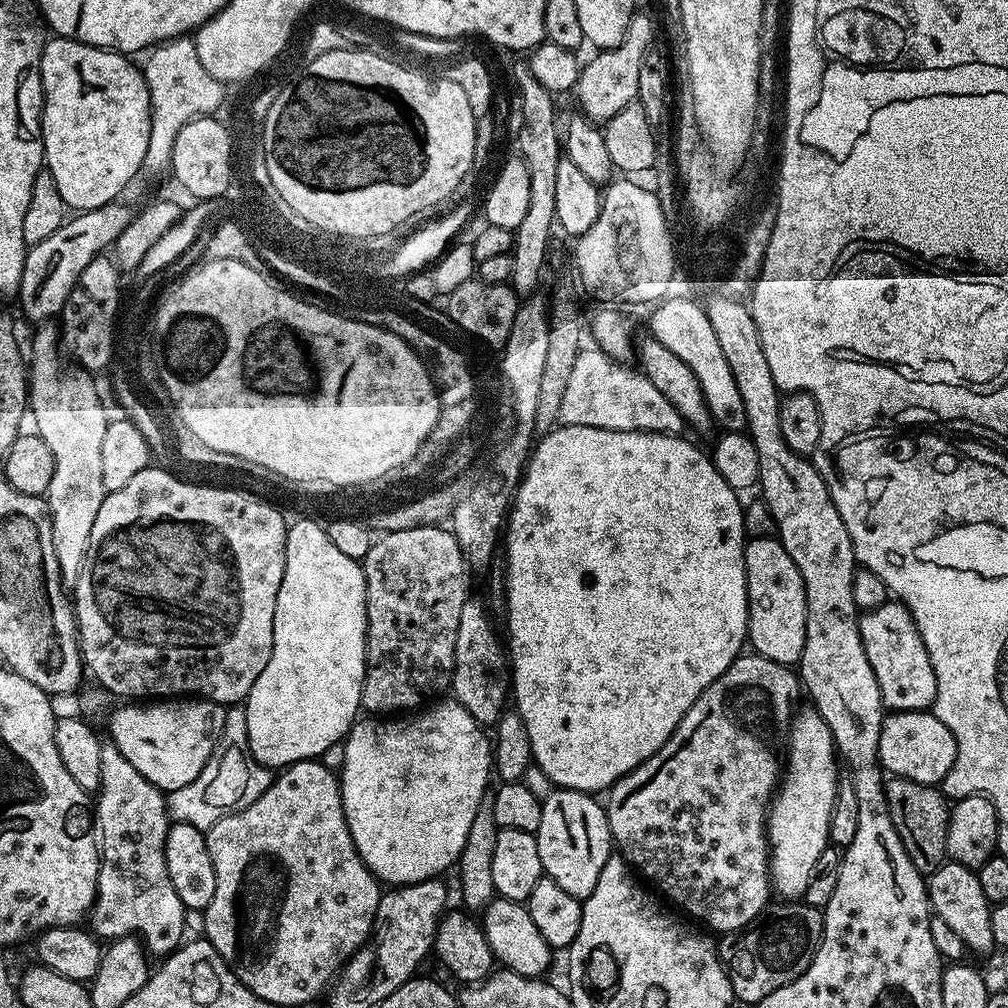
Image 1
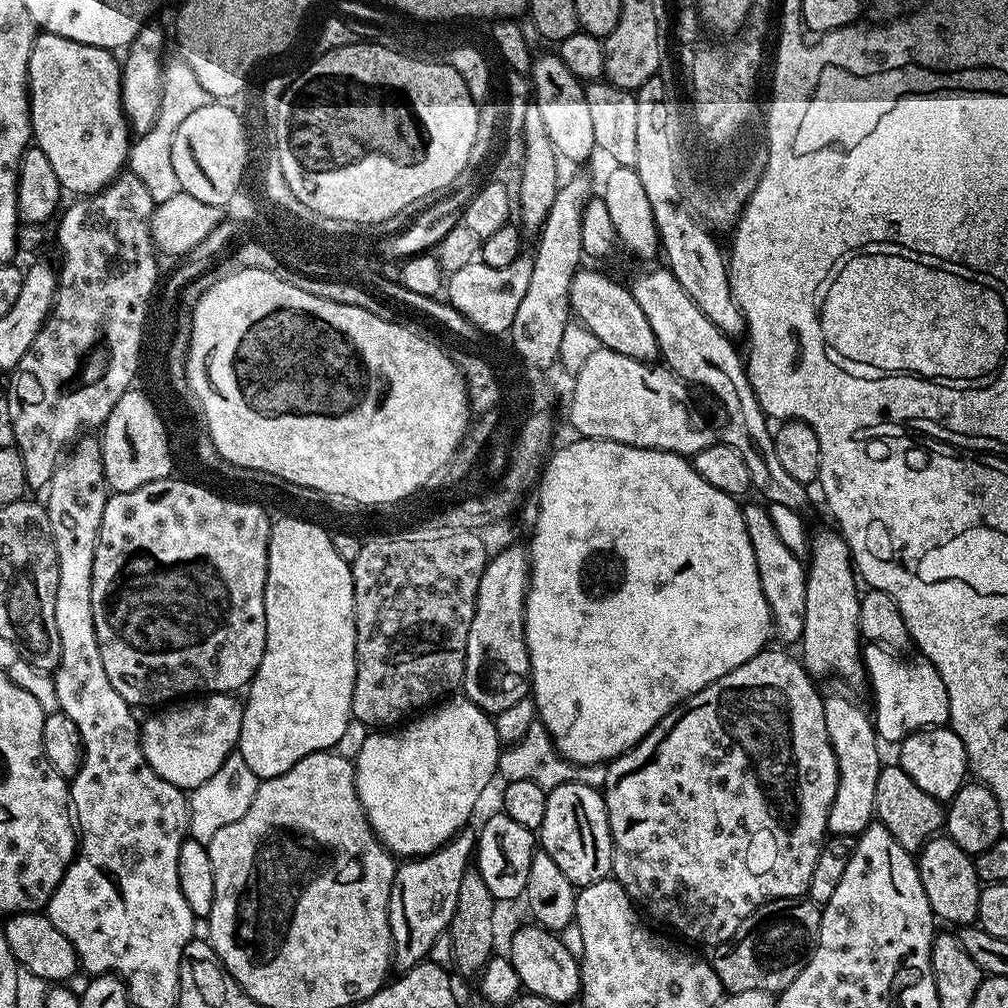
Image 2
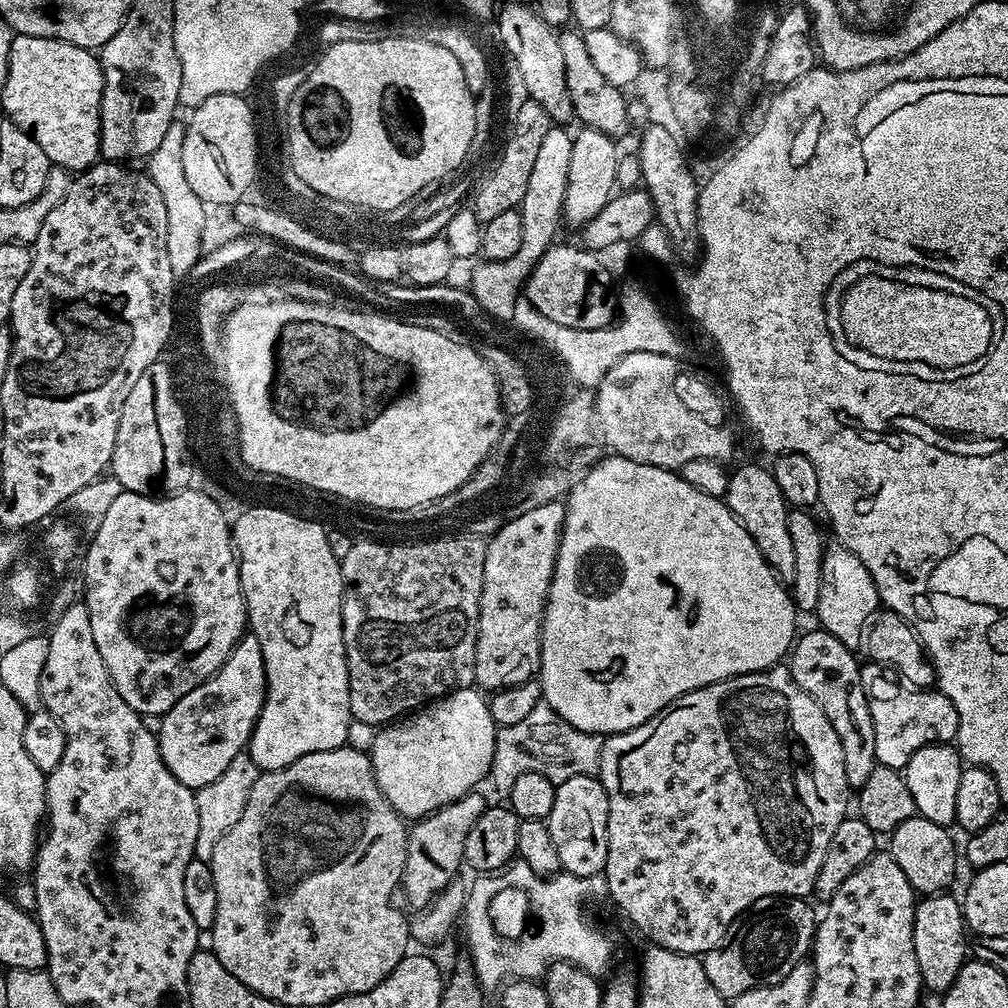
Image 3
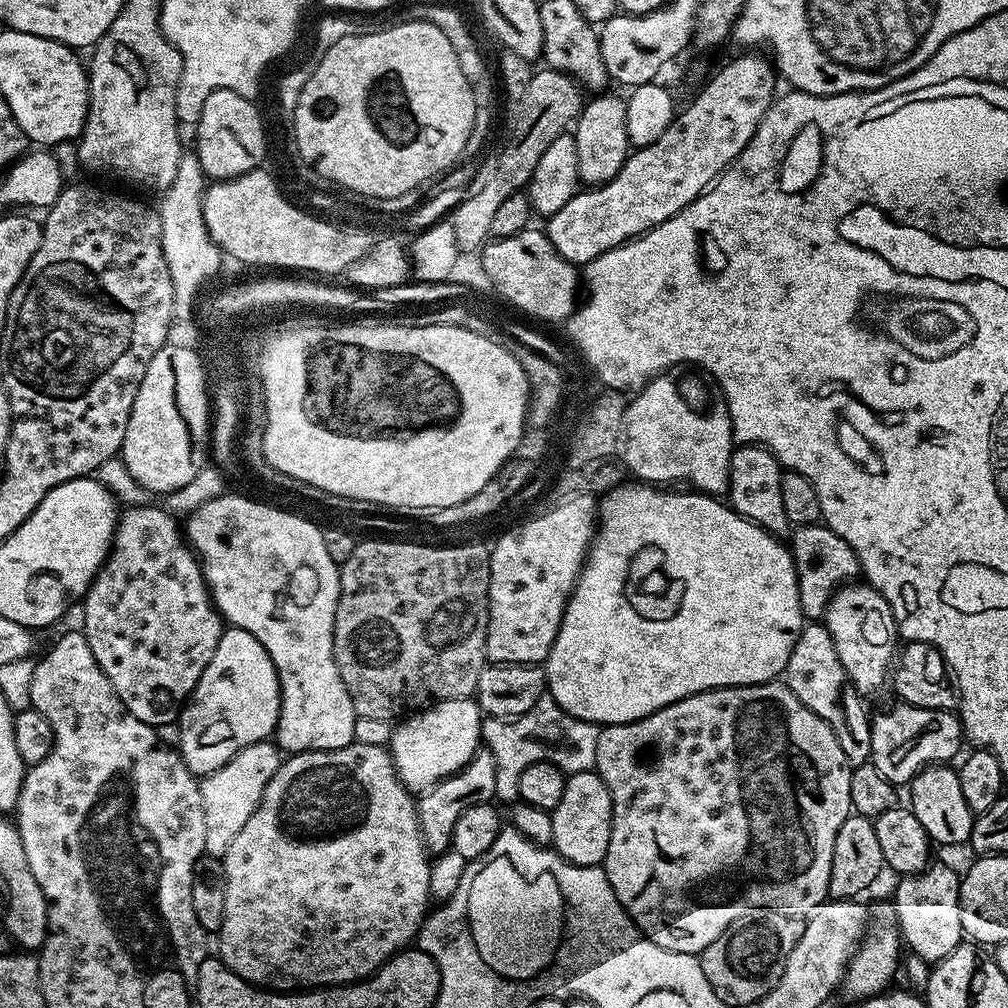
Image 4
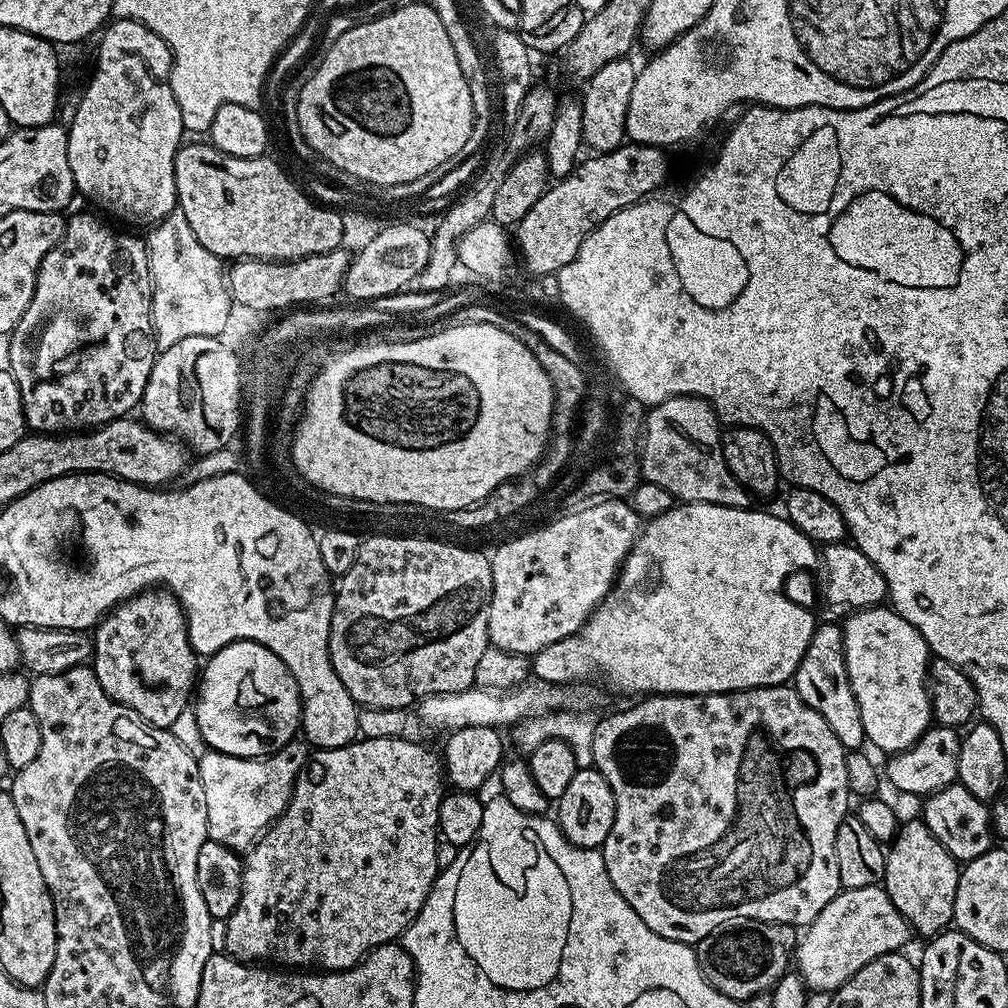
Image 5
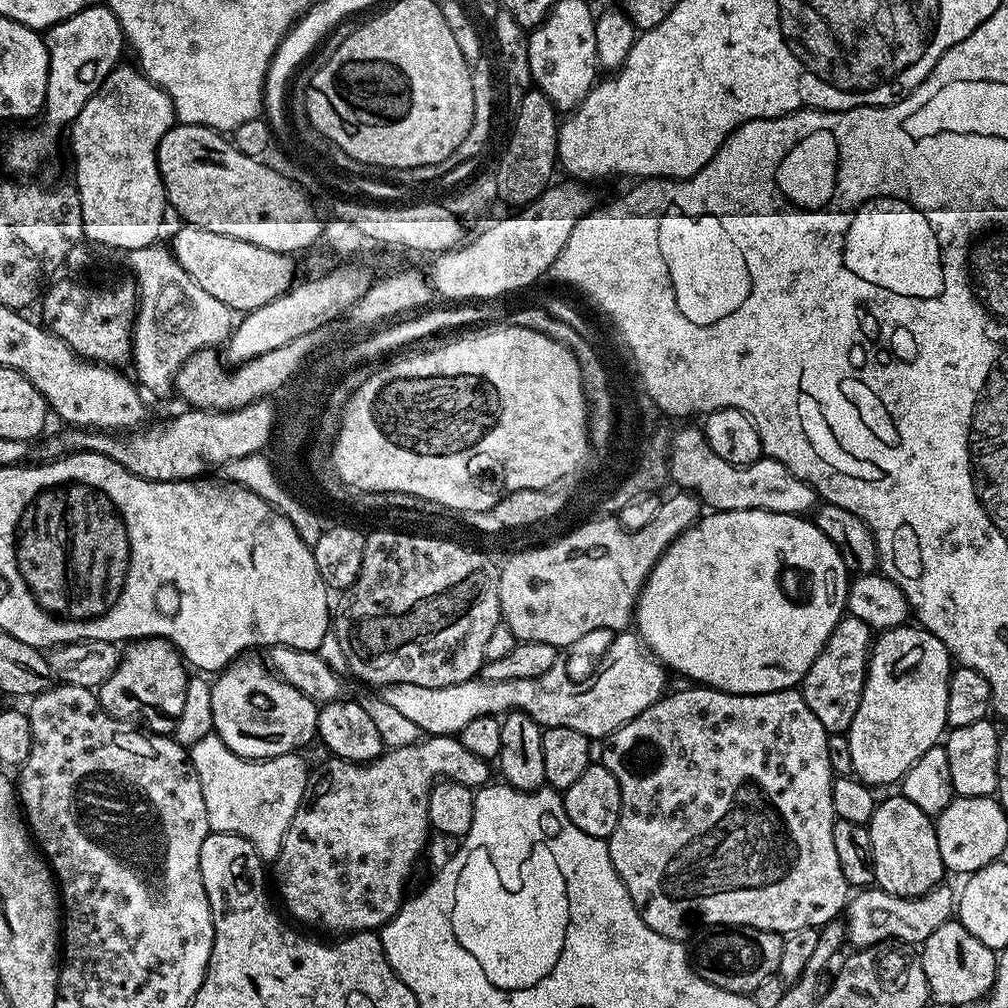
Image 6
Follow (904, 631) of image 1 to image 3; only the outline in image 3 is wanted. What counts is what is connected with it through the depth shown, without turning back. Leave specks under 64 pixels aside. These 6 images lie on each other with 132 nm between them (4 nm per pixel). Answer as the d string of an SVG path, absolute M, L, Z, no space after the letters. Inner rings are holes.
M875 662L861 667L862 690L874 722L874 754L877 764L903 769L914 750L927 744L952 744L958 734L958 710L939 690L917 690L895 679L887 680L885 669Z

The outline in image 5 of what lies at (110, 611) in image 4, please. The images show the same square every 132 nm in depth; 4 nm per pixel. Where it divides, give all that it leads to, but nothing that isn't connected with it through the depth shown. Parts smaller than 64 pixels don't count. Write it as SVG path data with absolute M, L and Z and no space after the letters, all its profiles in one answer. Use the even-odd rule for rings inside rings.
M145 590L138 592L136 595L125 600L123 604L116 605L94 629L94 639L92 641L92 658L90 667L96 672L98 682L102 682L102 690L106 690L106 694L111 700L116 700L122 706L126 706L133 714L140 717L145 724L151 724L154 728L171 729L172 723L179 718L184 712L184 707L189 707L190 697L194 692L194 685L198 680L198 657L192 649L192 643L188 641L188 622L184 618L184 610L180 607L175 596L167 590Z

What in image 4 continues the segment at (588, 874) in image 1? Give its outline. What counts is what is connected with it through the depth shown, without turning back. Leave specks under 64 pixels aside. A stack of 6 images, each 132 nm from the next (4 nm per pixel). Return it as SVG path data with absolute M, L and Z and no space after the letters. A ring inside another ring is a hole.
M595 771L574 772L566 779L562 802L552 811L554 838L551 847L563 860L578 866L600 866L610 846L612 799L604 780Z

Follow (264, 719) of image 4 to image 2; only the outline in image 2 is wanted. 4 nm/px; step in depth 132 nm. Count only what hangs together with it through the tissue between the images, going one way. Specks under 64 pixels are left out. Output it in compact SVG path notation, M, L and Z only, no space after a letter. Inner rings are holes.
M213 692L201 695L199 698L188 698L175 706L165 707L157 716L152 716L148 721L140 724L140 745L144 751L146 762L166 782L185 790L202 786L226 762L226 758L237 751L242 730L243 703L235 695L226 692Z

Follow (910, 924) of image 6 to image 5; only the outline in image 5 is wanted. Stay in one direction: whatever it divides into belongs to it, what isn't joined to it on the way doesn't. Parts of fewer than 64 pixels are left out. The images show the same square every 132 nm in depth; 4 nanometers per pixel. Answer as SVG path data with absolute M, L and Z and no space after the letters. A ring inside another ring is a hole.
M883 887L846 888L829 902L826 910L822 910L822 914L818 914L818 918L814 918L812 924L803 929L794 949L794 968L803 978L804 985L812 992L833 993L851 976L858 974L858 970L862 970L866 962L887 952L901 951L905 947L903 944L907 942L908 936L910 937L910 929L906 918L900 913L898 906L890 902L888 893Z

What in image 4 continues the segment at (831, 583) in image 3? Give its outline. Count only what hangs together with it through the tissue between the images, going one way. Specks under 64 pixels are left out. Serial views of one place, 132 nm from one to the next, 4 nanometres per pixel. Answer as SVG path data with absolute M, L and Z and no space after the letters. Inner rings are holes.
M848 582L836 589L822 623L830 638L834 638L834 650L838 650L838 659L850 682L861 697L868 698L889 679L890 665L898 648L898 625L884 595L867 582L856 583Z

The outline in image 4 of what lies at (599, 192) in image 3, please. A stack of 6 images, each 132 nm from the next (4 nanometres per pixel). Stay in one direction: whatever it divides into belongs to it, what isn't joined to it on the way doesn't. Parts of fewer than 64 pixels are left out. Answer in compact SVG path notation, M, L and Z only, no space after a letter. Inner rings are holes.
M596 94L581 107L574 121L574 135L578 146L578 174L588 186L605 184L626 162L630 151L630 108L620 96Z

